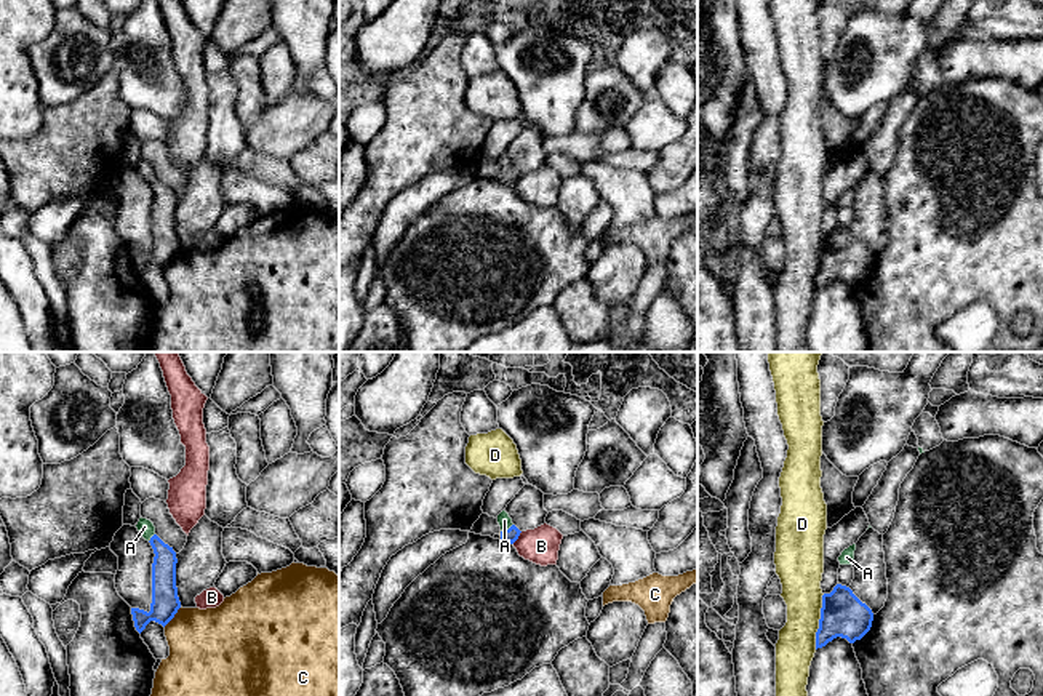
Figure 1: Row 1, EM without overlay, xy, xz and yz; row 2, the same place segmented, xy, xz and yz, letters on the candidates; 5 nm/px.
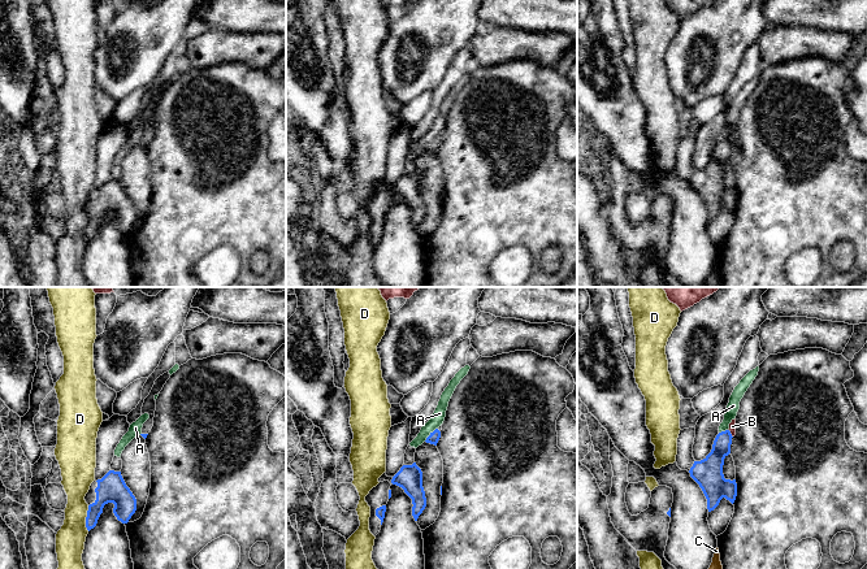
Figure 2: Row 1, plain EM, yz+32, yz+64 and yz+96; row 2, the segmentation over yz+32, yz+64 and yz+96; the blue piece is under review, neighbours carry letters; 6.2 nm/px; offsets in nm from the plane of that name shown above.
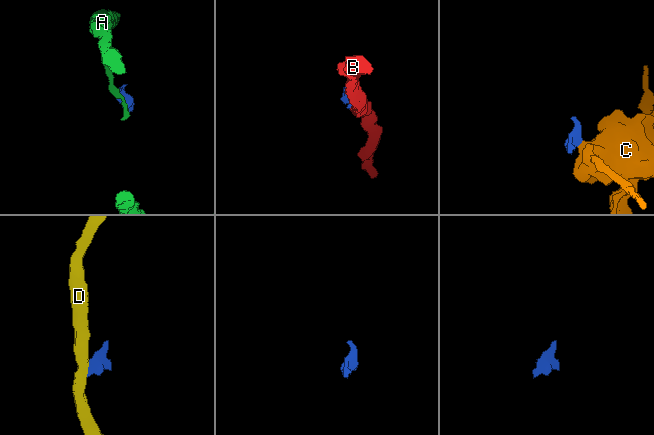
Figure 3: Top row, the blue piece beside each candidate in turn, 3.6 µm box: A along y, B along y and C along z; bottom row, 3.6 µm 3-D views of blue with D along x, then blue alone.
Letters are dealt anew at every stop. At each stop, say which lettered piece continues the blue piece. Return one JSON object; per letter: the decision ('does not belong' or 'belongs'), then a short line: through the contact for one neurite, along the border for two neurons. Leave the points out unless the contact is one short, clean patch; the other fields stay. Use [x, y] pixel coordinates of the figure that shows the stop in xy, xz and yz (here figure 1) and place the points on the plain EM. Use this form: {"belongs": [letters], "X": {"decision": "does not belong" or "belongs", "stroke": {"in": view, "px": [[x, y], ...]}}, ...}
{"belongs": [], "A": {"decision": "does not belong", "stroke": {"in": "xz", "px": [[512, 165], [501, 173]]}}, "B": {"decision": "does not belong"}, "C": {"decision": "does not belong", "stroke": {"in": "xy", "px": [[181, 248], [163, 268]]}}, "D": {"decision": "does not belong", "stroke": {"in": "yz", "px": [[824, 236], [815, 290]]}}}

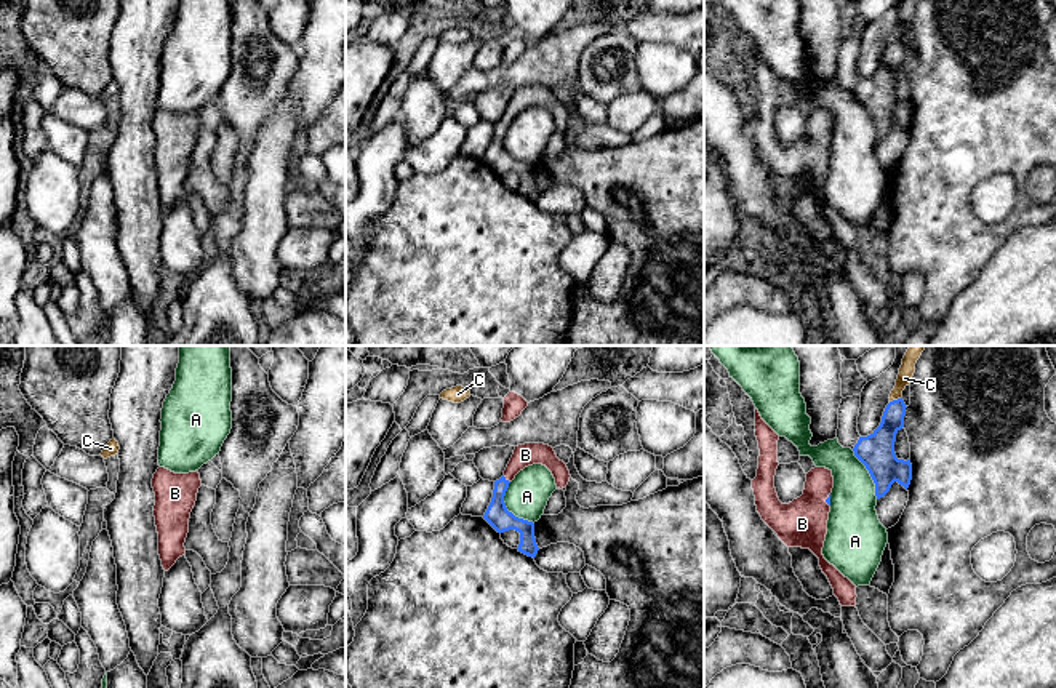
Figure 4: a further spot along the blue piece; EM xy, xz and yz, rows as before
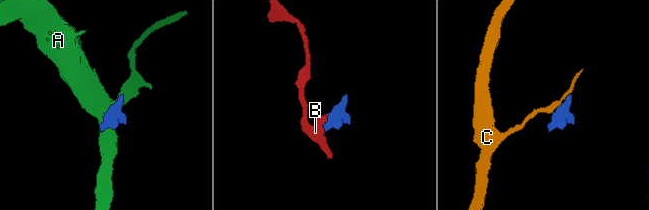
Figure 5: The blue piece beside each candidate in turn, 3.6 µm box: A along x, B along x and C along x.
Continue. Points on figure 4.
{"belongs": ["B"], "A": {"decision": "does not belong"}, "B": {"decision": "belongs", "stroke": {"in": "xz", "px": [[496, 156], [498, 135], [504, 120], [525, 96]]}}, "C": {"decision": "does not belong", "stroke": {"in": "yz", "px": [[900, 39], [890, 44]]}}}

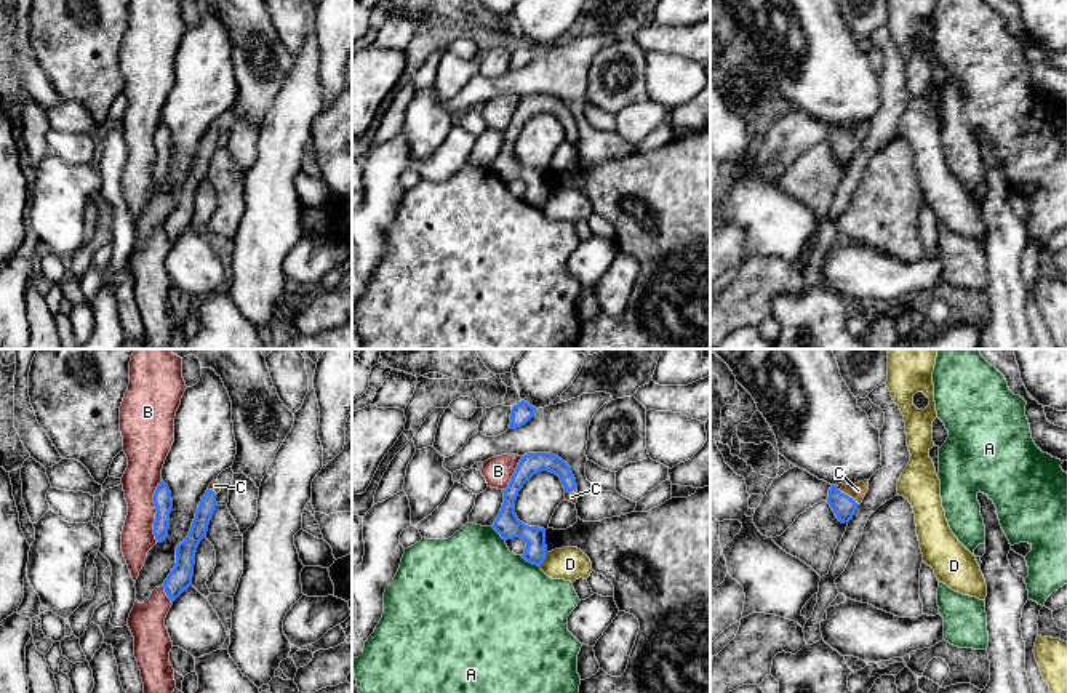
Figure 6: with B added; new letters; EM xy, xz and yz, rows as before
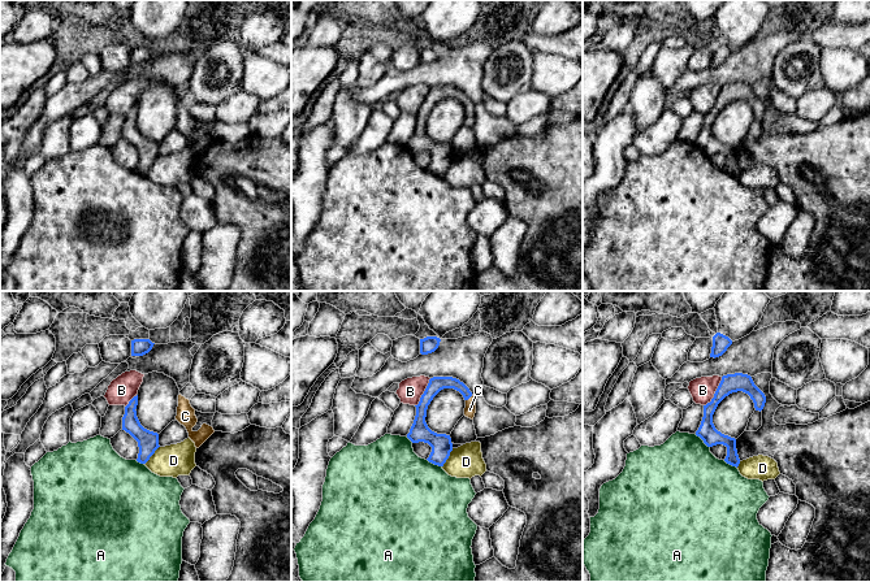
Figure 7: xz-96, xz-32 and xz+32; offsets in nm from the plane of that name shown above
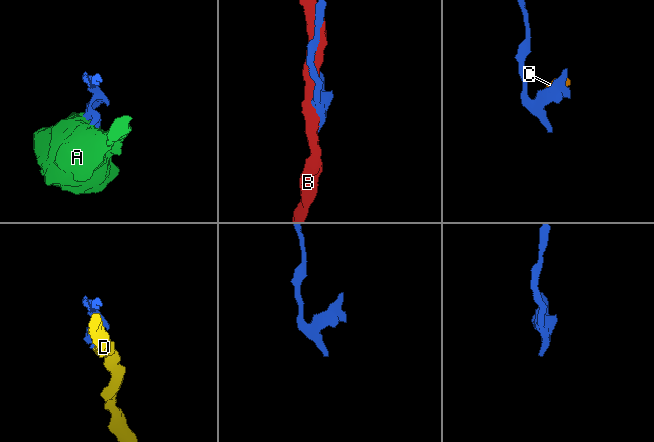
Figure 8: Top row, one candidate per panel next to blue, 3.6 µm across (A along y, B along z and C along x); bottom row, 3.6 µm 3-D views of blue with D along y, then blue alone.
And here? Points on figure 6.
{"belongs": ["C"], "A": {"decision": "does not belong"}, "B": {"decision": "does not belong"}, "C": {"decision": "belongs", "stroke": {"in": "yz", "px": [[843, 148], [847, 136], [858, 132]]}}, "D": {"decision": "does not belong"}}

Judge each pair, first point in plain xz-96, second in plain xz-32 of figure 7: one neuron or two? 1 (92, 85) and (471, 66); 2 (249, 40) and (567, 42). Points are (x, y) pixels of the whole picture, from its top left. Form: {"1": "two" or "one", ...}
{"1": "one", "2": "two"}

